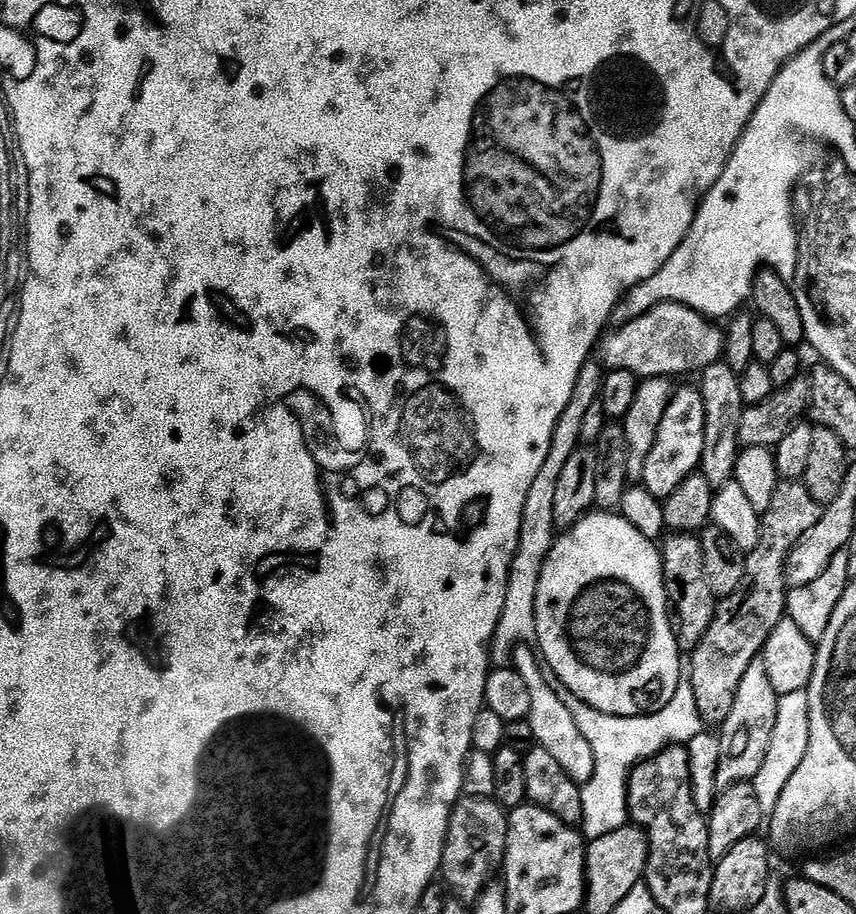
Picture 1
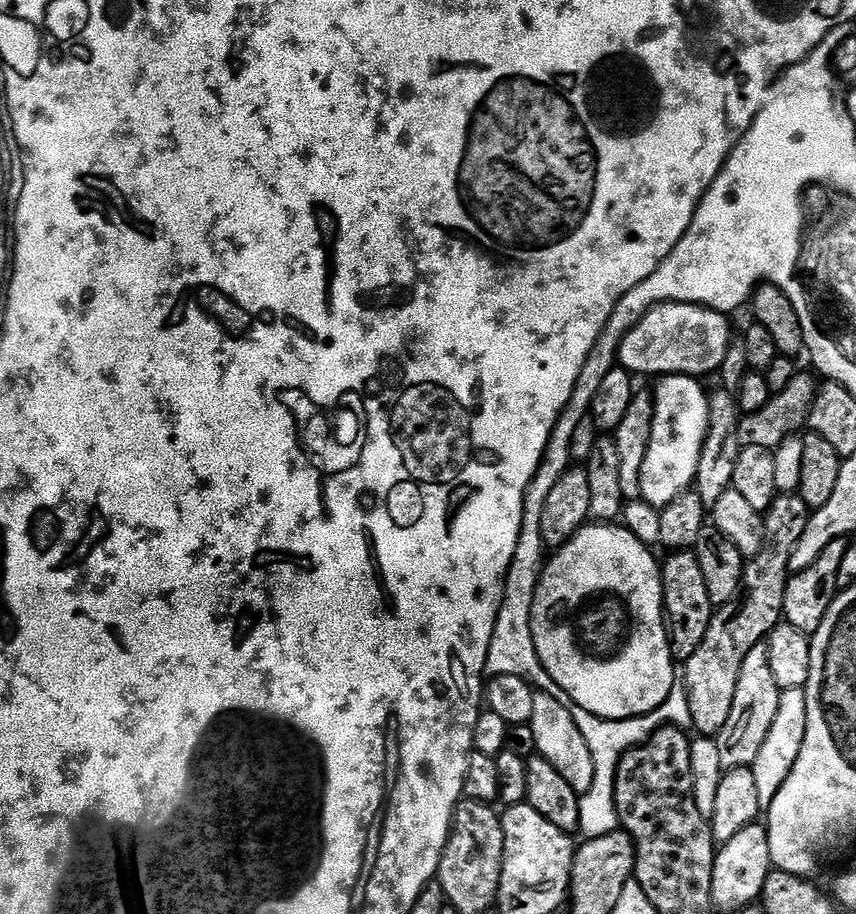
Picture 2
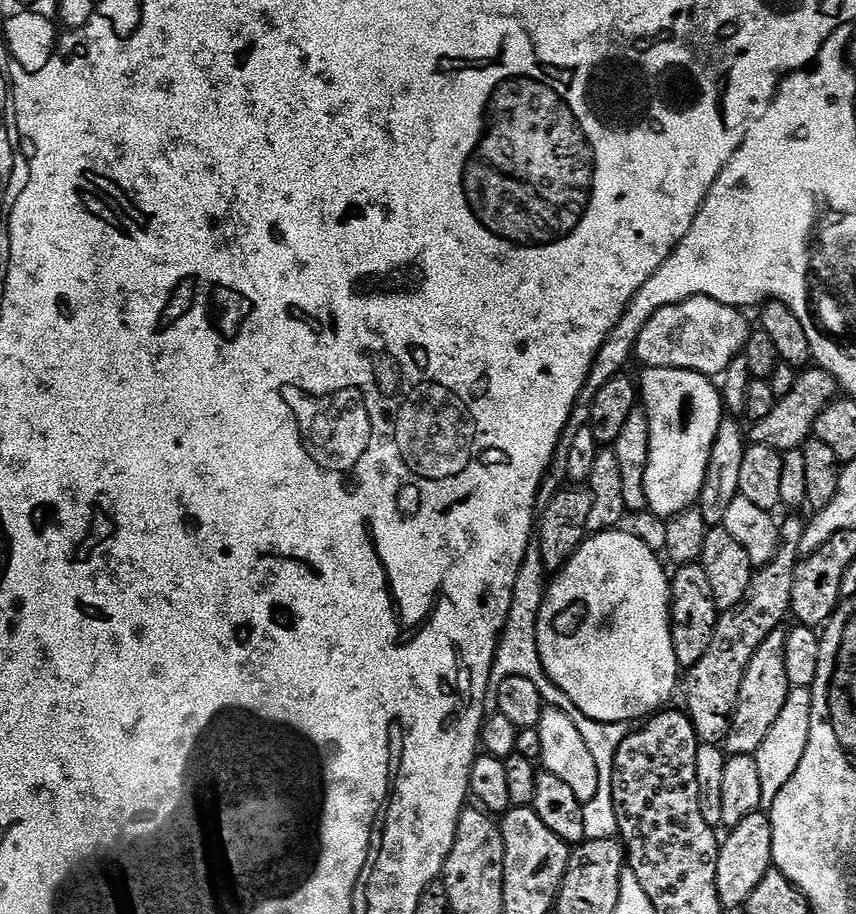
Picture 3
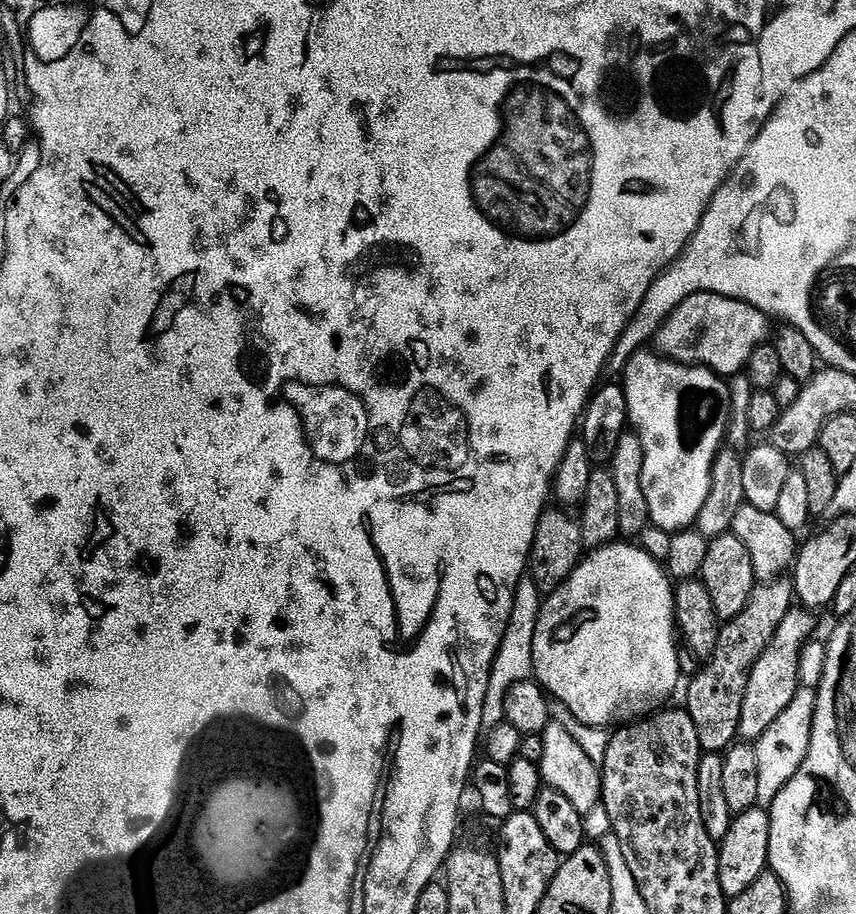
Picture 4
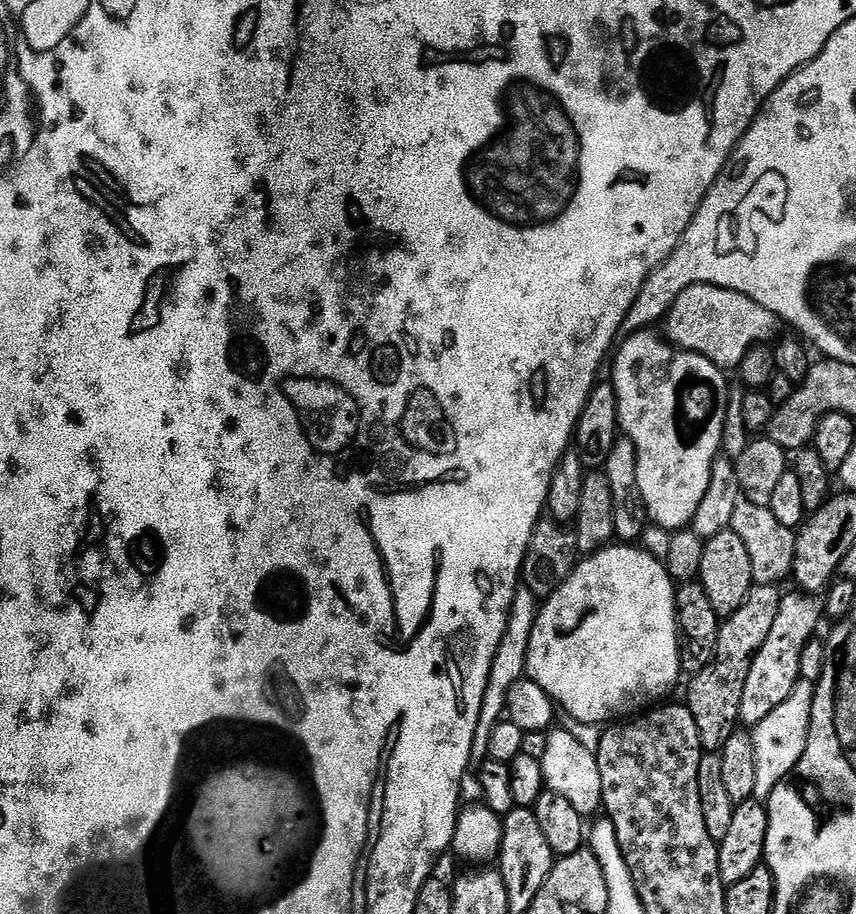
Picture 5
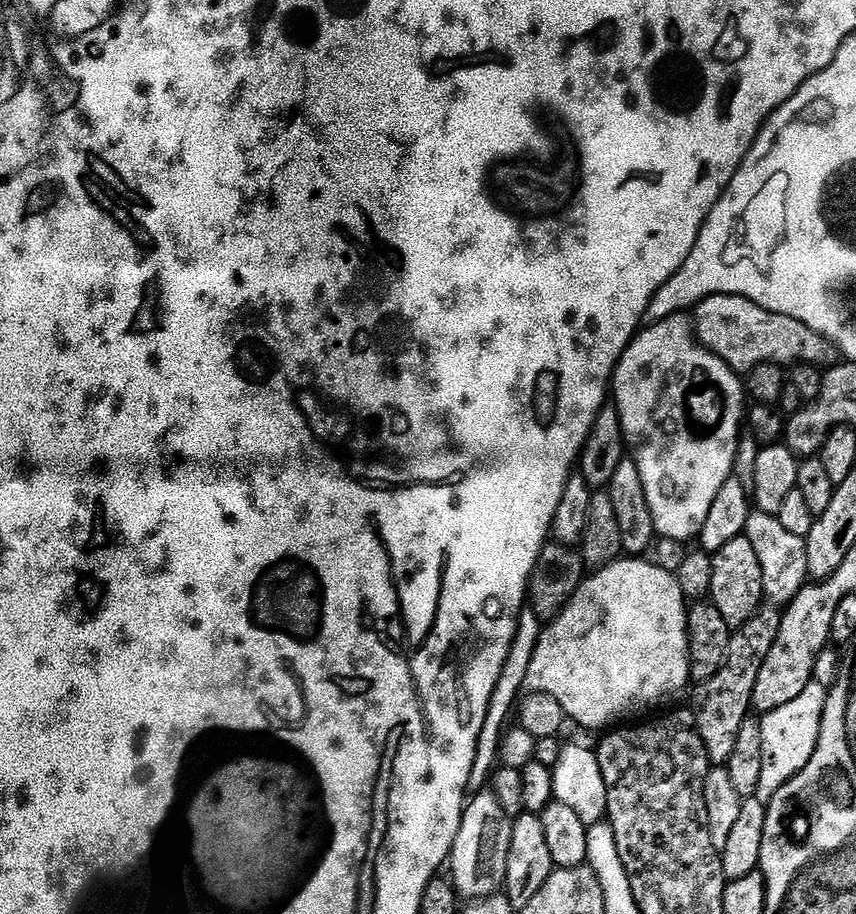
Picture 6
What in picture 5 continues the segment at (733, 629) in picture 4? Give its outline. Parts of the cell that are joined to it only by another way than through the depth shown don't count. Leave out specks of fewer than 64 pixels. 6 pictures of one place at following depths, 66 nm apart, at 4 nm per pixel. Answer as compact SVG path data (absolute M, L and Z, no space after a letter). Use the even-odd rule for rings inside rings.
M748 610L735 612L720 625L718 643L714 648L716 665L704 668L697 674L686 699L686 707L694 714L694 722L698 722L700 741L709 753L719 753L733 739L731 736L736 732L736 723L741 723L748 666L757 650L766 642L769 629L769 614L748 613Z

